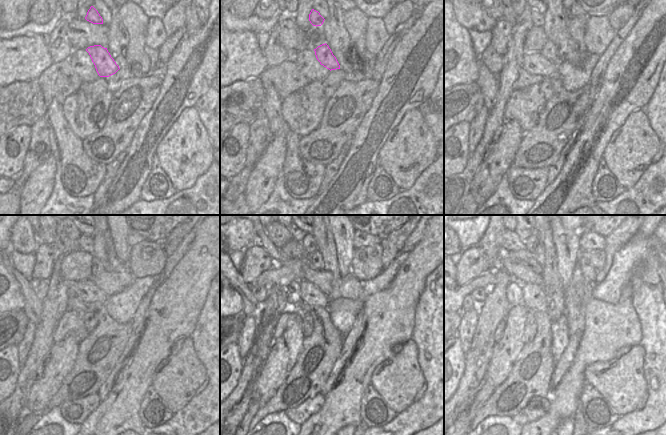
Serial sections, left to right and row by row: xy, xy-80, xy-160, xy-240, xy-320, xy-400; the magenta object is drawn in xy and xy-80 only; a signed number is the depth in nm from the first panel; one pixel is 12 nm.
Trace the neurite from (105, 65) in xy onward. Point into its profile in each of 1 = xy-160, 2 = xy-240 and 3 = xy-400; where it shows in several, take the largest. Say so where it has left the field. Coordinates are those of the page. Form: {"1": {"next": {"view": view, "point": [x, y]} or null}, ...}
{"1": {"next": {"view": "xy-160", "point": [549, 51]}}, "2": {"next": {"view": "xy-240", "point": [97, 267]}}, "3": {"next": {"view": "xy-400", "point": [539, 252]}}}

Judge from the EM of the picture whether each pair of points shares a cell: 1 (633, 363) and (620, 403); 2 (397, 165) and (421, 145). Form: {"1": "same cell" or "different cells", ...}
{"1": "same cell", "2": "same cell"}

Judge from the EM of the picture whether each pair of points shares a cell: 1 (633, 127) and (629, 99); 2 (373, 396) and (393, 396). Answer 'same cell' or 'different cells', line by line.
1: different cells
2: different cells

